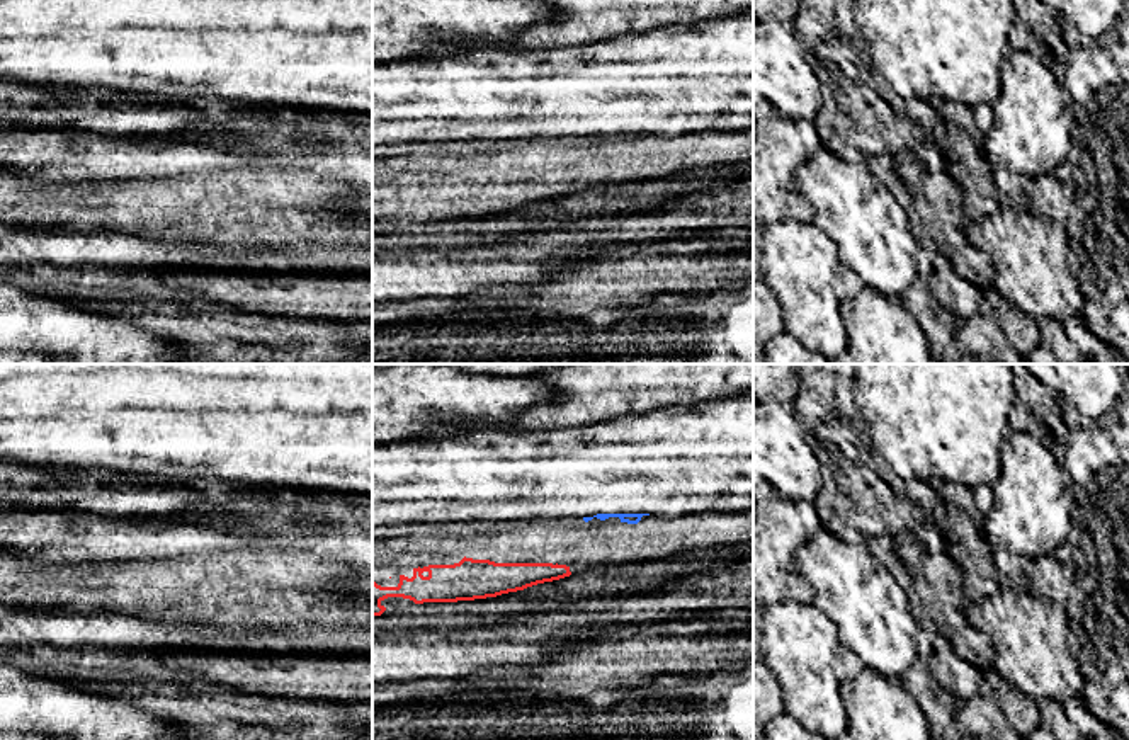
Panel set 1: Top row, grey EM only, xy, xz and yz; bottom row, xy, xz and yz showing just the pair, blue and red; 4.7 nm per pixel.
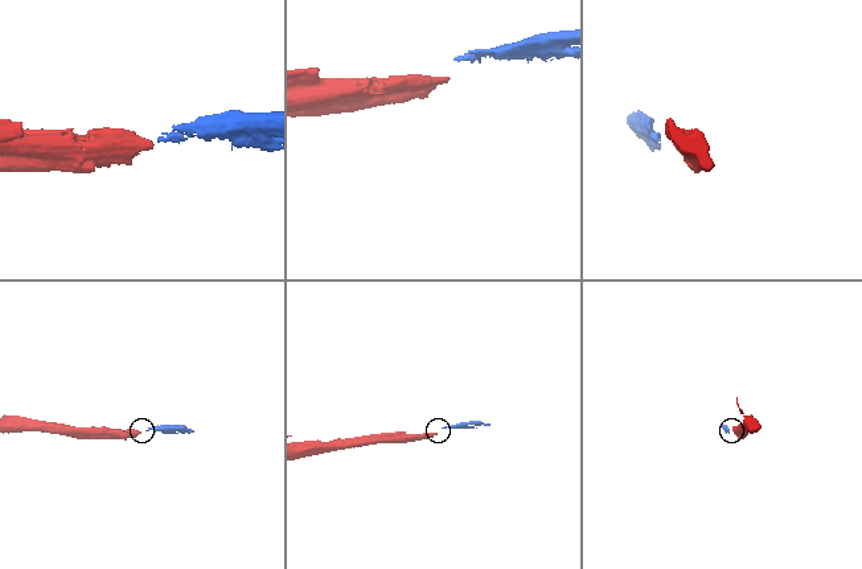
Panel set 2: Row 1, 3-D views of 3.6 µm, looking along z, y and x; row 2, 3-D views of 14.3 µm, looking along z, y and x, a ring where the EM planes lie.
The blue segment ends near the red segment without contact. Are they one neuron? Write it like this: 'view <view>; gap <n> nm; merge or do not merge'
view xz; gap 220 nm; merge

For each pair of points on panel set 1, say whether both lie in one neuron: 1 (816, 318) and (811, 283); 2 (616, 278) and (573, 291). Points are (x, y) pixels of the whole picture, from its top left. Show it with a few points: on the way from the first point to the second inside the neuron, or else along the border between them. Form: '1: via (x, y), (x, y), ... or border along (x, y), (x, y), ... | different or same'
1: via (811, 310), (811, 291) | same
2: via (606, 279), (584, 286) | same

